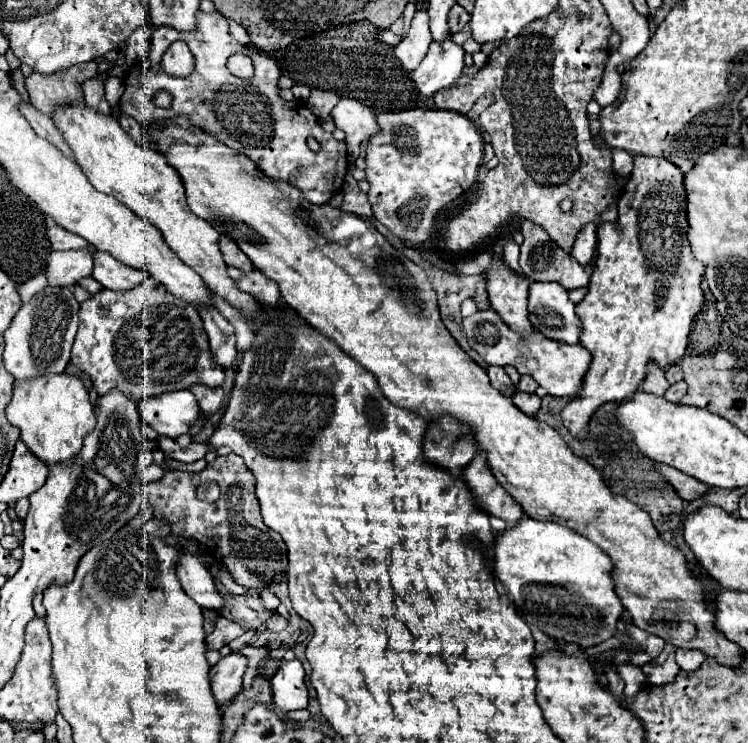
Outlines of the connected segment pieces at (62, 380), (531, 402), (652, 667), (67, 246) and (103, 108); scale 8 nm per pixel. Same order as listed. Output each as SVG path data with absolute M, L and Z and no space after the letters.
M49 374L27 382L15 382L13 400L7 406L7 420L21 430L21 440L29 452L49 468L77 456L83 438L93 432L97 424L83 382L69 374Z
M515 392L515 394L511 396L511 400L513 400L513 404L515 404L521 412L525 412L525 414L529 414L529 416L533 416L533 414L539 410L539 406L541 406L541 398L539 398L537 394Z
M665 644L663 652L657 658L653 658L651 662L647 662L647 664L641 666L649 684L659 686L659 684L673 682L673 678L679 672L679 666L675 662L675 650L677 648L673 644Z
M61 226L57 228L49 228L47 230L49 240L53 250L81 250L81 248L89 248L89 242L69 230L63 230Z
M91 78L85 82L85 102L91 110L99 114L111 114L111 106L103 96L103 82L99 78Z

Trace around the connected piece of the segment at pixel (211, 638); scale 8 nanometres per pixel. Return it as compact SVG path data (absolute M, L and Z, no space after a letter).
M217 616L217 620L213 622L213 632L207 636L207 648L219 650L221 646L229 644L231 640L239 638L243 634L243 626L233 624L233 620L227 620L223 616Z

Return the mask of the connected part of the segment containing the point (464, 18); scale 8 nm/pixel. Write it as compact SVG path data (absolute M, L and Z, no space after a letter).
M455 4L451 8L451 12L449 12L449 28L451 28L451 32L453 34L459 32L467 22L469 22L469 14L465 12L465 8L461 8L459 4Z

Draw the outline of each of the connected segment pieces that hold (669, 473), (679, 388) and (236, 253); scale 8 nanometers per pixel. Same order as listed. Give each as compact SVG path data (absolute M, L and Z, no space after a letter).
M655 462L653 468L675 488L677 496L681 496L683 500L695 500L697 496L701 496L703 492L709 490L703 482L699 482L699 480L695 480L695 478L679 472L679 470L675 470L673 466L665 466L665 464Z
M681 380L681 382L671 384L669 390L667 390L663 396L665 396L665 400L669 400L669 402L679 402L679 400L685 396L685 392L687 392L687 384Z
M221 236L219 248L221 248L223 258L225 258L225 262L227 262L229 266L241 268L243 272L251 272L251 270L253 270L251 260L241 252L241 248L237 248L237 244L235 244L233 240L229 240L229 236Z

